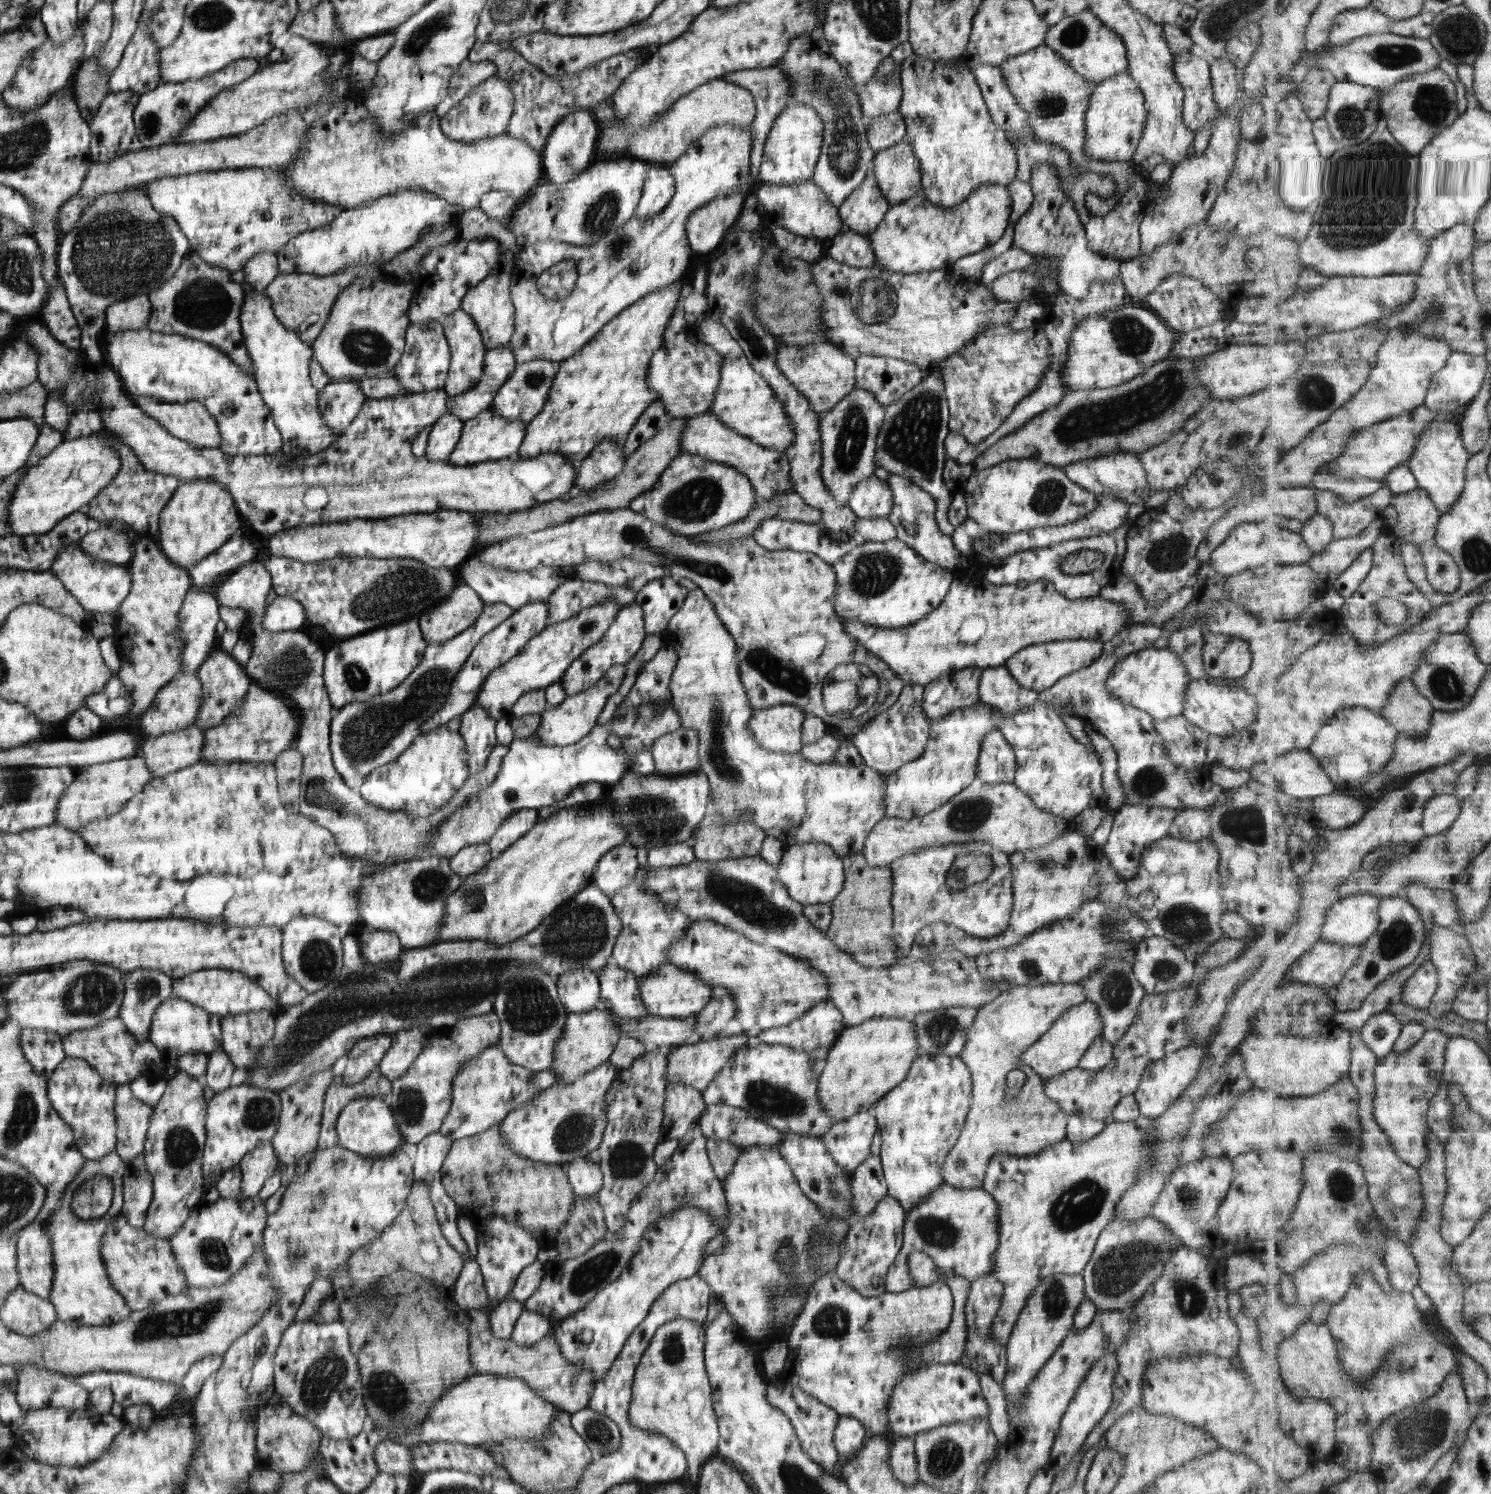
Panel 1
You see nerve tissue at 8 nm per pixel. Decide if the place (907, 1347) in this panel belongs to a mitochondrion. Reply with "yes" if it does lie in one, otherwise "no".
no

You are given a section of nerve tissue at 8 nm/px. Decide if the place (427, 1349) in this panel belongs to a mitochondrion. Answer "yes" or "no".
no

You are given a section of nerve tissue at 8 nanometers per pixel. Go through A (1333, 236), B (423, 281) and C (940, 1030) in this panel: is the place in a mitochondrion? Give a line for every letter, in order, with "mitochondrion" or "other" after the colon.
A: mitochondrion
B: other
C: mitochondrion

